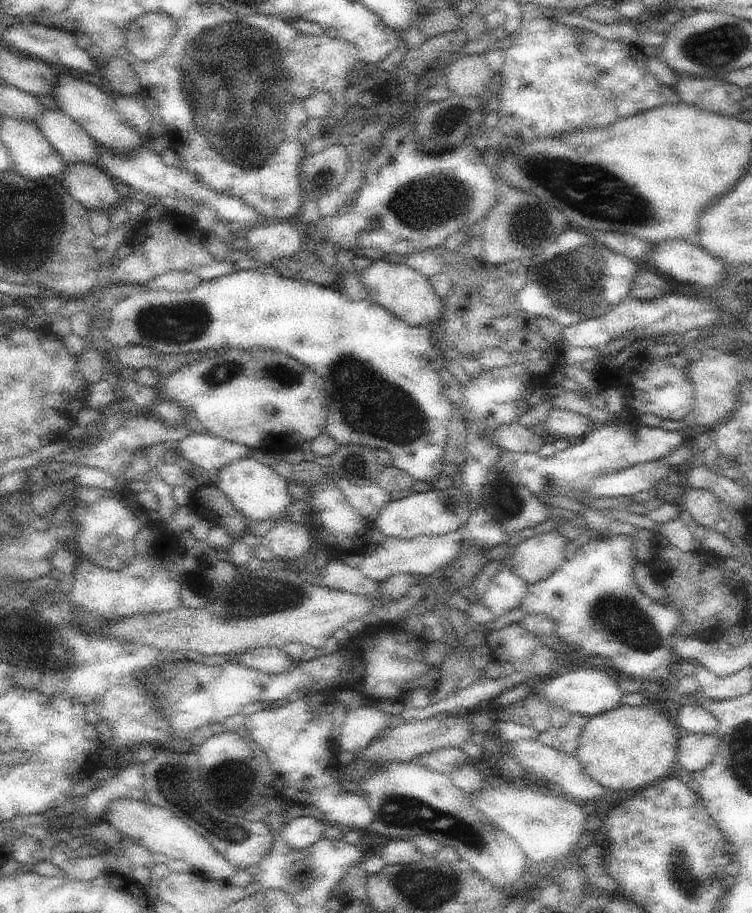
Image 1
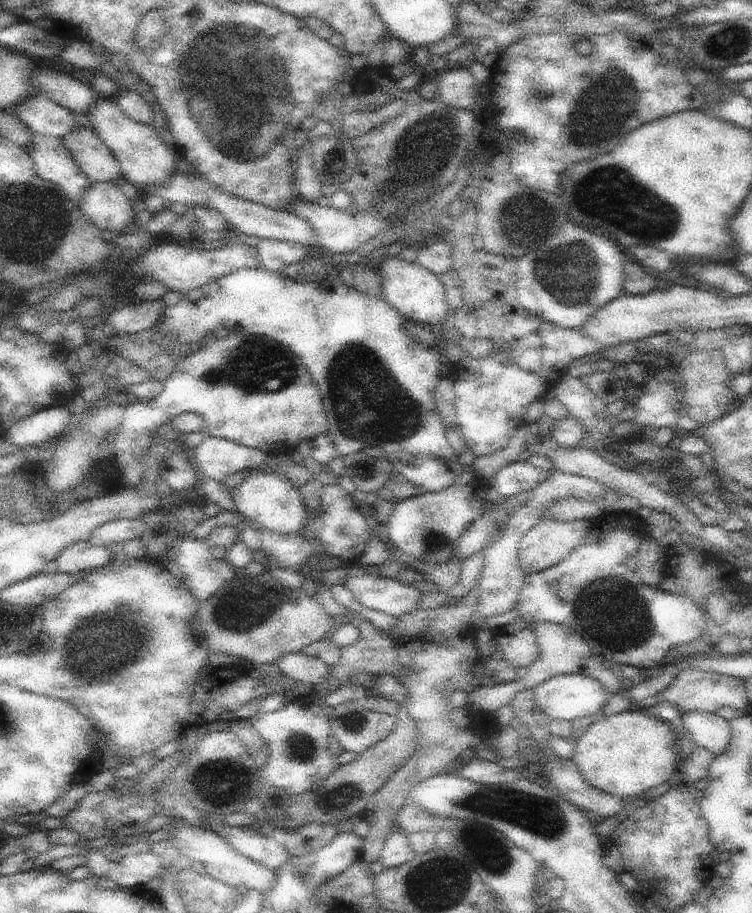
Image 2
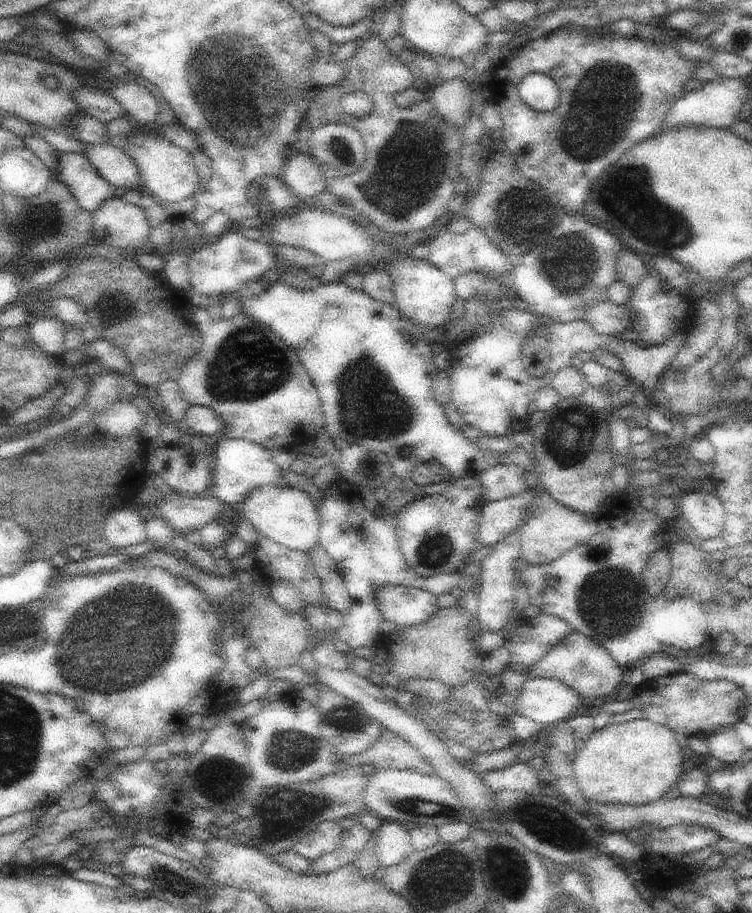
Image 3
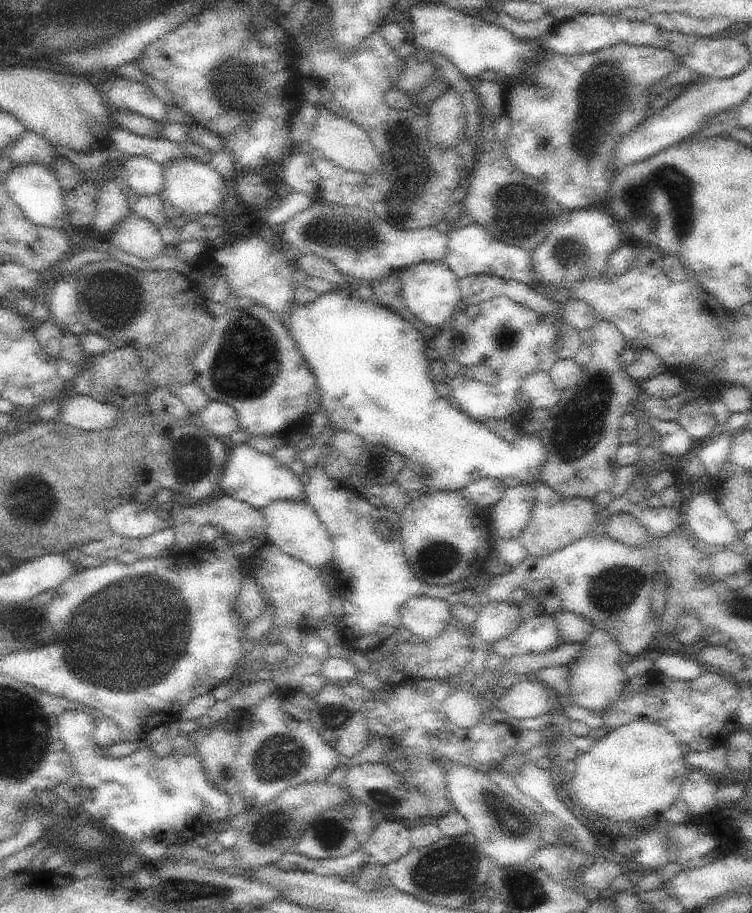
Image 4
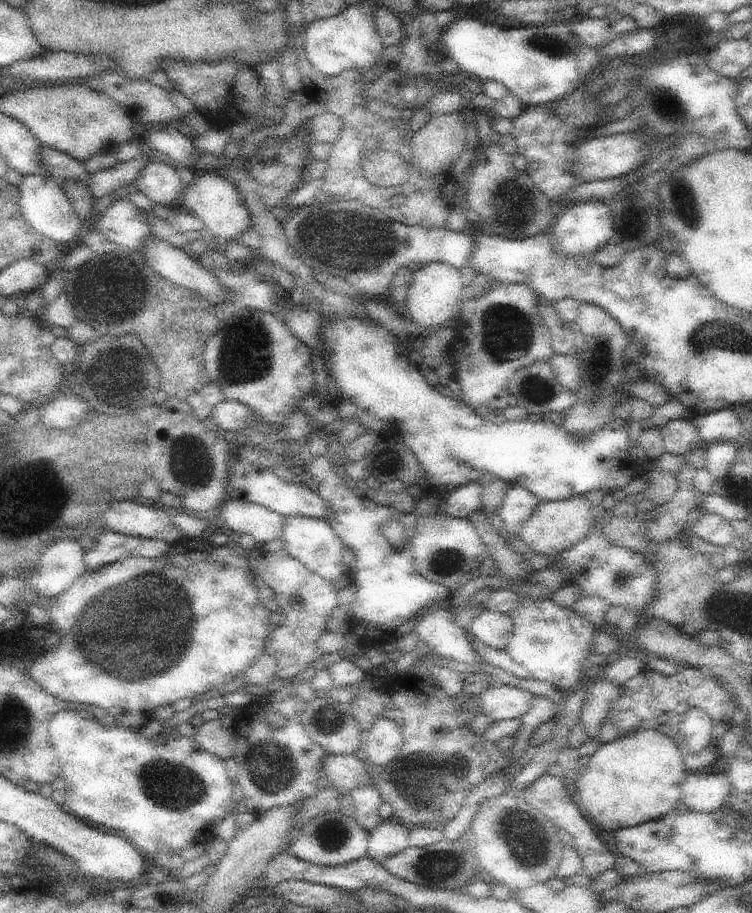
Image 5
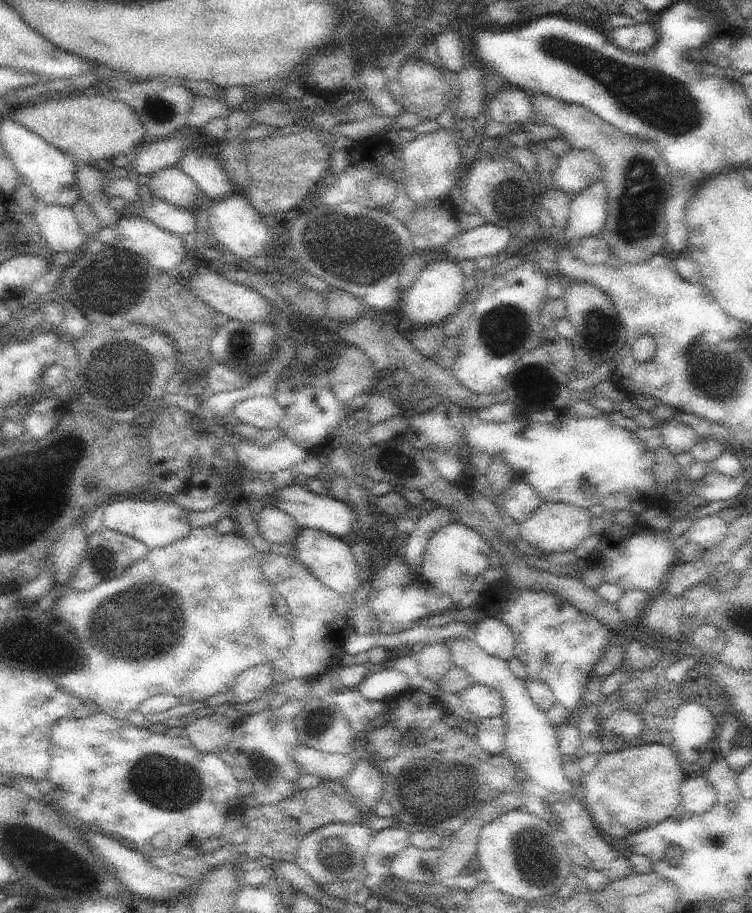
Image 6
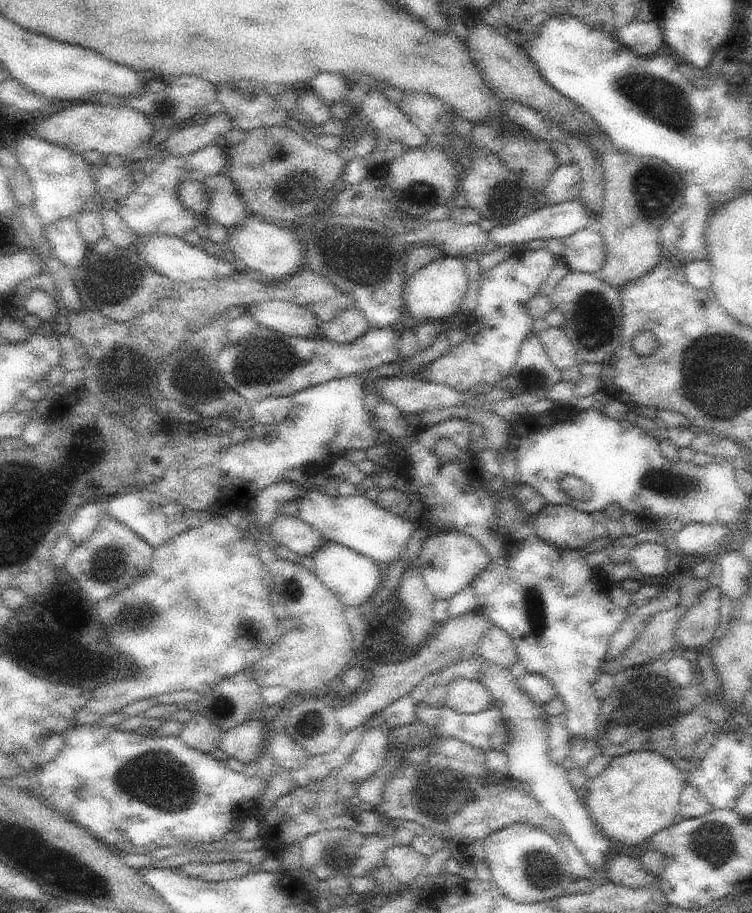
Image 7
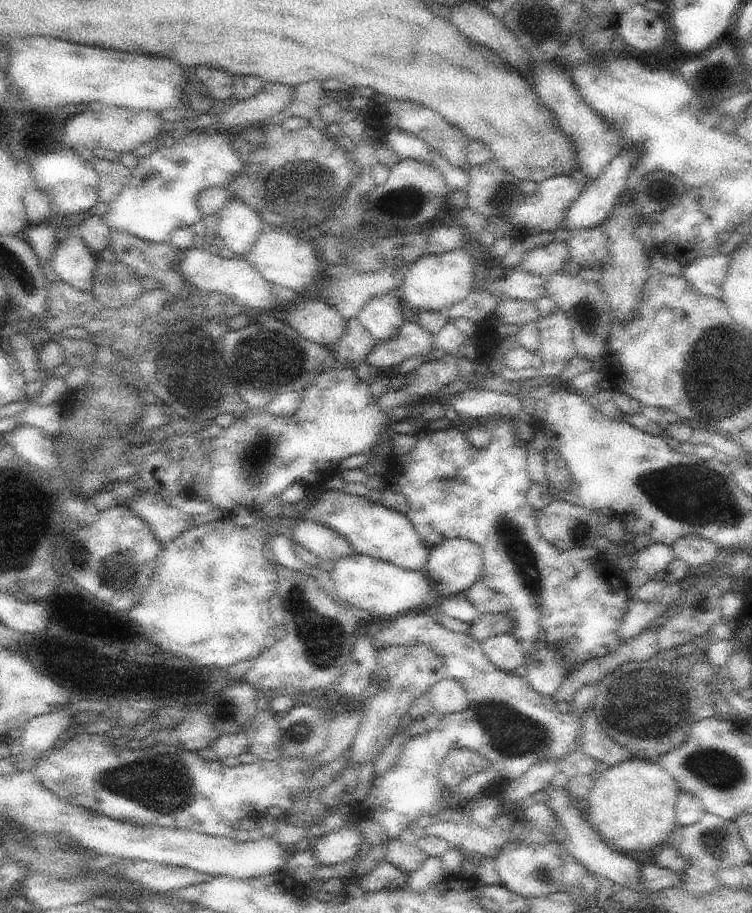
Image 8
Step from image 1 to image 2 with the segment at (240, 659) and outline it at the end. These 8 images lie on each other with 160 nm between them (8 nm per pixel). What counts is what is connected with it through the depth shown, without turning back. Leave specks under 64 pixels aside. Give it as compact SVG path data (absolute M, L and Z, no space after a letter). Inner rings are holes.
M304 652L282 655L272 663L272 666L278 668L288 681L299 685L303 682L316 686L329 681L332 674L331 667Z

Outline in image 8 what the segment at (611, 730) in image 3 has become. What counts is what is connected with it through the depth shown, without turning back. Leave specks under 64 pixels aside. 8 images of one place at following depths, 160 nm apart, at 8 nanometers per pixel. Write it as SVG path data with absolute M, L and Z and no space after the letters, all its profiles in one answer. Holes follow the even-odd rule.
M628 757L620 764L597 773L588 795L587 817L610 846L625 852L646 852L662 848L676 828L676 803L682 790L680 783L654 760Z

